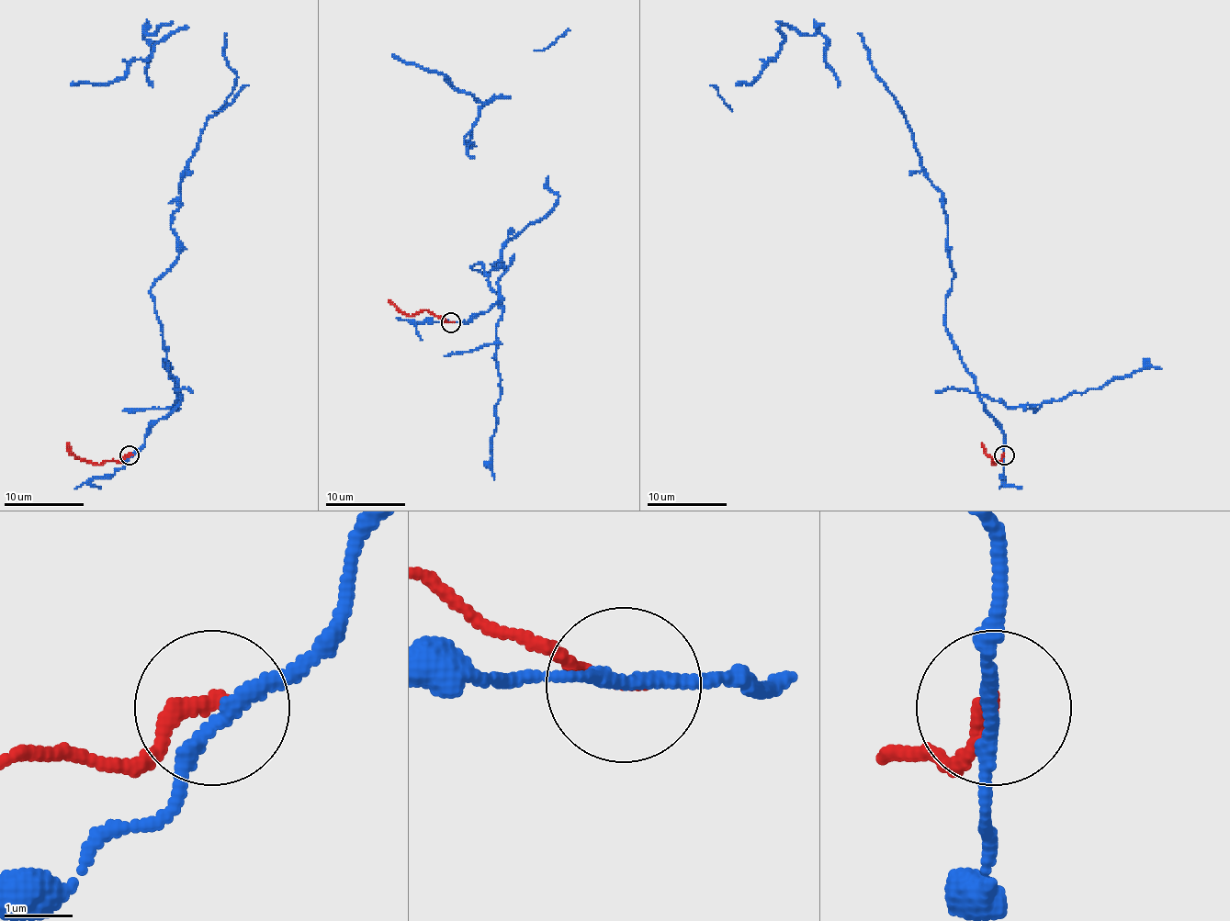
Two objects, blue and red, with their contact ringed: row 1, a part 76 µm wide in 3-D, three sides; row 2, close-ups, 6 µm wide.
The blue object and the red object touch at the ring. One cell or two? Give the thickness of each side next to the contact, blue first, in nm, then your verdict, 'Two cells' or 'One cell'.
Thickness 190 nm (blue) against 240 nm. Two cells

